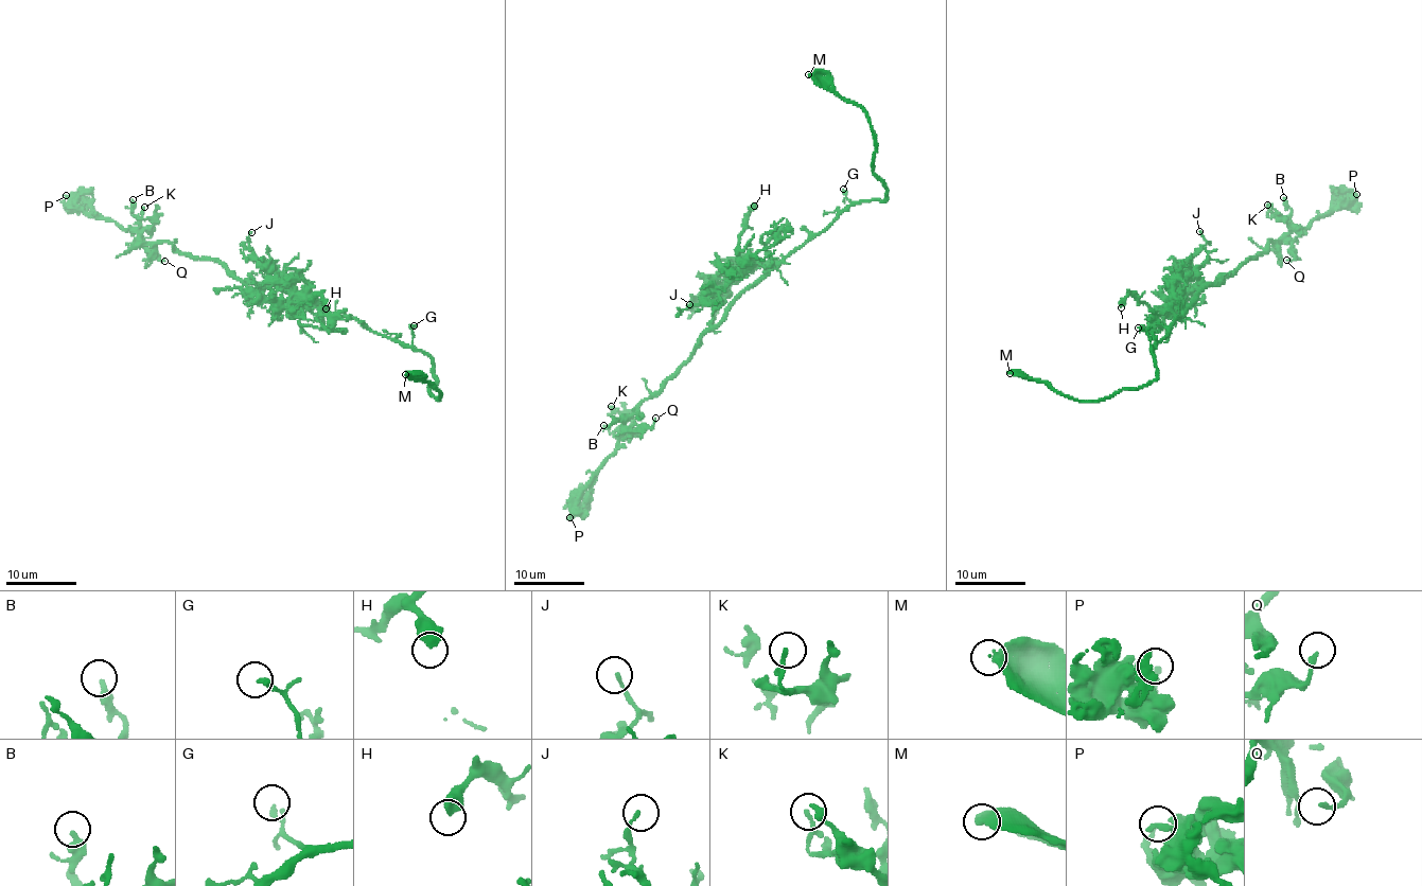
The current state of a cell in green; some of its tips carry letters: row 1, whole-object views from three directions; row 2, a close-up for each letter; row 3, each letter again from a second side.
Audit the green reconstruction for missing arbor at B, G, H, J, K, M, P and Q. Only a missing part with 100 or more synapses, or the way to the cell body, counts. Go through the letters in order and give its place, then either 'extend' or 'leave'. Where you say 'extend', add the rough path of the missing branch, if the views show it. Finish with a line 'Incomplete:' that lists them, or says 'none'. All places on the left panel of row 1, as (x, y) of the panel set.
B: place (133, 199); leave
G: place (414, 325); leave
H: place (326, 308); leave
J: place (251, 232); leave
K: place (144, 207); leave
M: place (405, 374); extend; course (405, 374), (392, 391), (399, 395)
P: place (66, 195); leave
Q: place (164, 261); leave
Incomplete: M

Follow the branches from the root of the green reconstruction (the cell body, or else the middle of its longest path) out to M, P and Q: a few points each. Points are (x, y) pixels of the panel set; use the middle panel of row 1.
M: (761, 277), (852, 206), (884, 197), (887, 187), (874, 171), (874, 137), (867, 113), (824, 89), (808, 74)
P: (761, 277), (701, 337), (701, 346), (663, 388), (625, 423), (618, 449), (583, 491), (577, 512), (569, 517)
Q: (761, 277), (701, 337), (701, 346), (626, 425), (645, 430), (655, 418)

